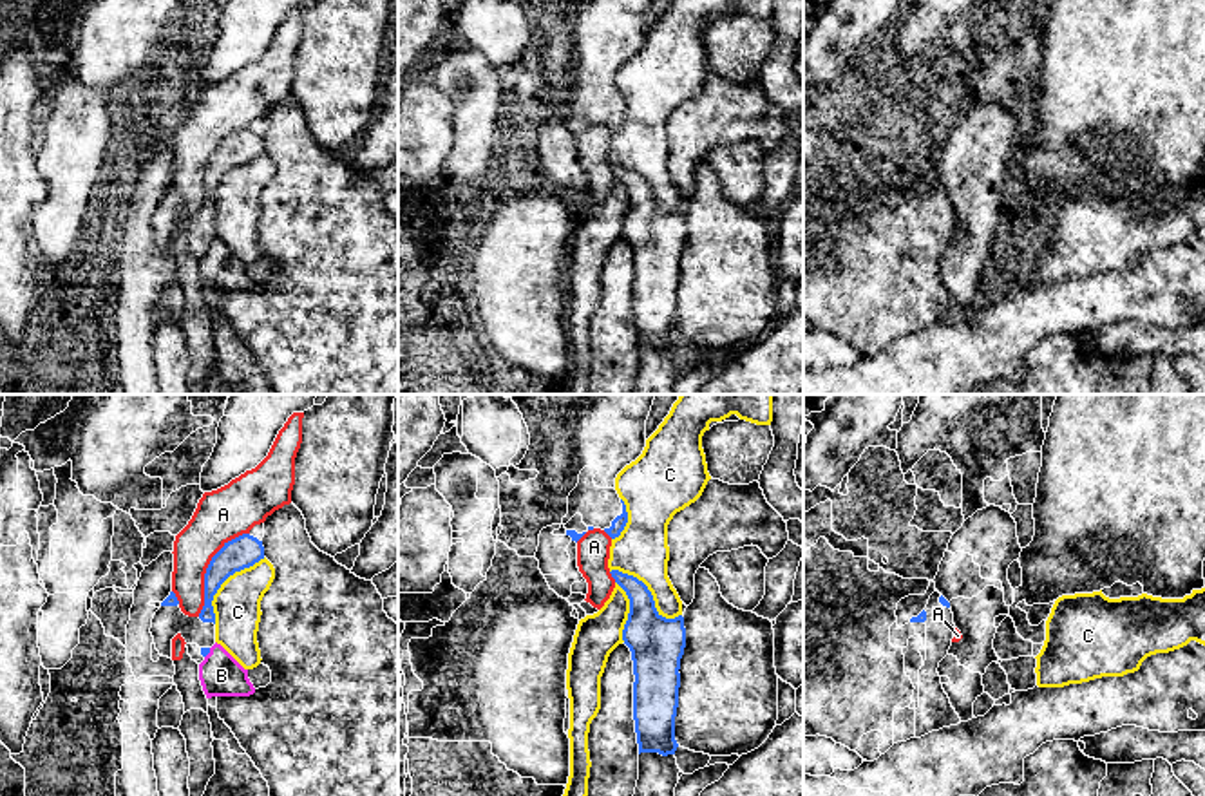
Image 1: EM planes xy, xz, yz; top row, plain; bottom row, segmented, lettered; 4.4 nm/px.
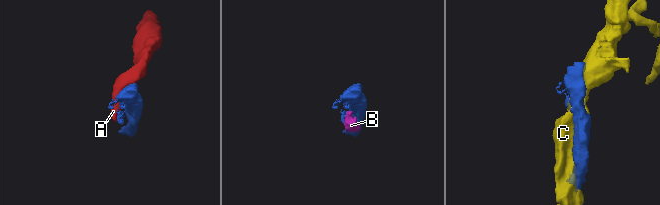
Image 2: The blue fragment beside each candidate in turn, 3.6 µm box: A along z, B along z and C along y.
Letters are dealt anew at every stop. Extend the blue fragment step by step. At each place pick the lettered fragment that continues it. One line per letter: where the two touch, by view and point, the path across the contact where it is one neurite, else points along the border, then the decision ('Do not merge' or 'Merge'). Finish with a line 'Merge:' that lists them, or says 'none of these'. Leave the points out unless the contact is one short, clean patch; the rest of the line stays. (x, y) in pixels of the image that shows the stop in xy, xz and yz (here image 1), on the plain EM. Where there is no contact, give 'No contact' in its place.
A: Touches blue at xy (207, 163). Do not merge
B: Touches blue at xy (208, 246). Boundary: xy (210, 243), (205, 252). Do not merge
C: Touches blue at xz (650, 187). Do not merge
Merge: none of these

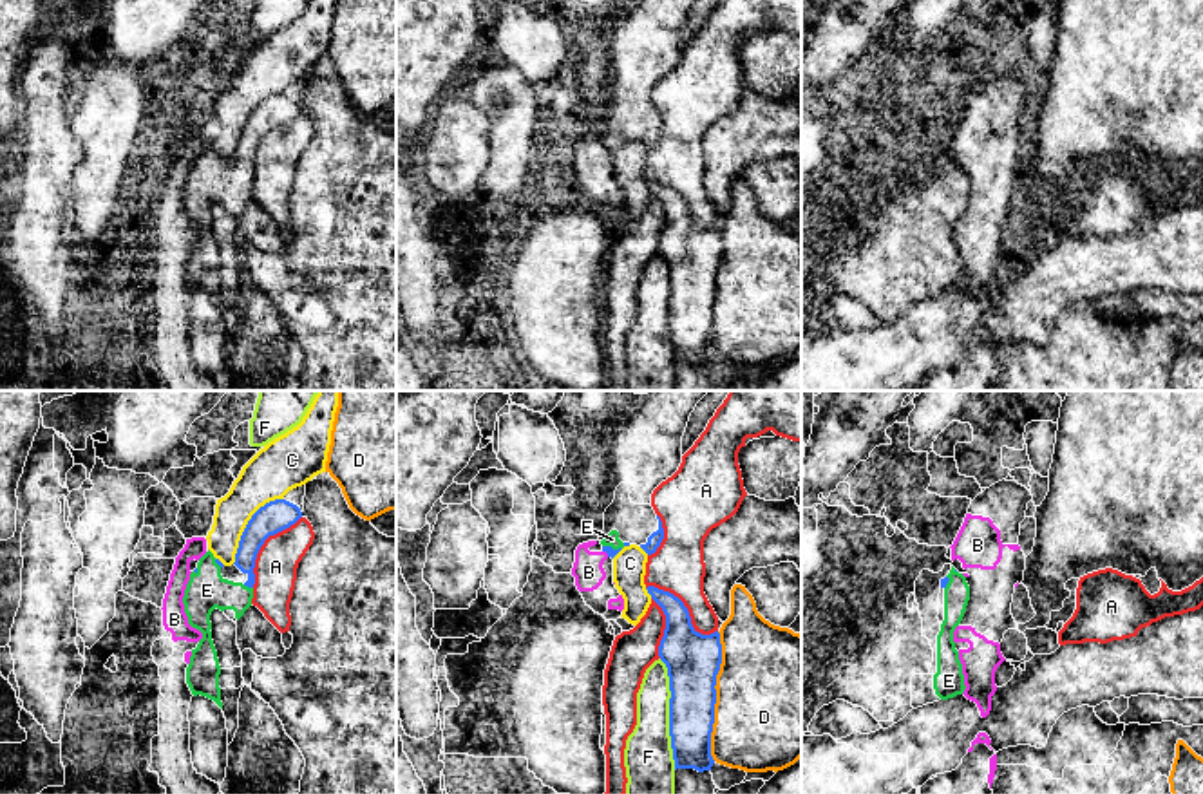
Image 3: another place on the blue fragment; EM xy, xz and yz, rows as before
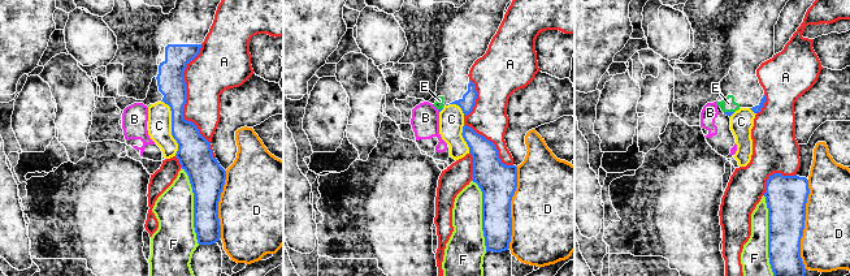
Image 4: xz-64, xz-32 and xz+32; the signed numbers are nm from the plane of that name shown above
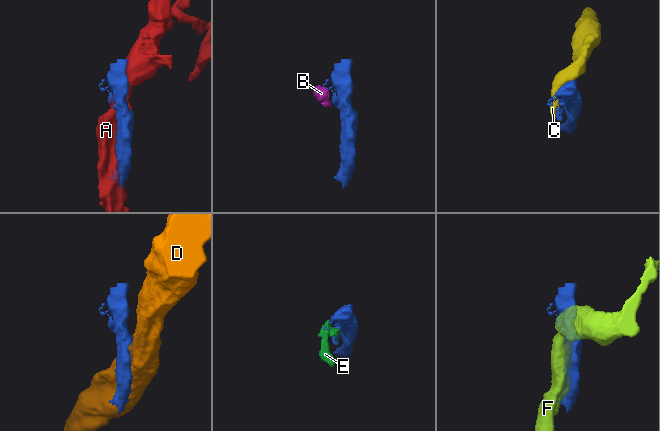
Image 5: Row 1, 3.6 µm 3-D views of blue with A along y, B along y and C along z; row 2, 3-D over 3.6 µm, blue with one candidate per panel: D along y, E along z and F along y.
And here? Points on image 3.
A: Touches blue at xz (686, 203). Do not merge
B: Touches blue at xz (606, 147). Boundary: xz (603, 145), (608, 151). Do not merge
C: Touches blue at xy (246, 120). Do not merge
D: Touches blue at xz (715, 292). Do not merge
E: Touches blue at xy (248, 181). Path across: xy (255, 127), (248, 141), (248, 181), (207, 185). Merge
F: Touches blue at xz (670, 310). Do not merge
Merge: E

